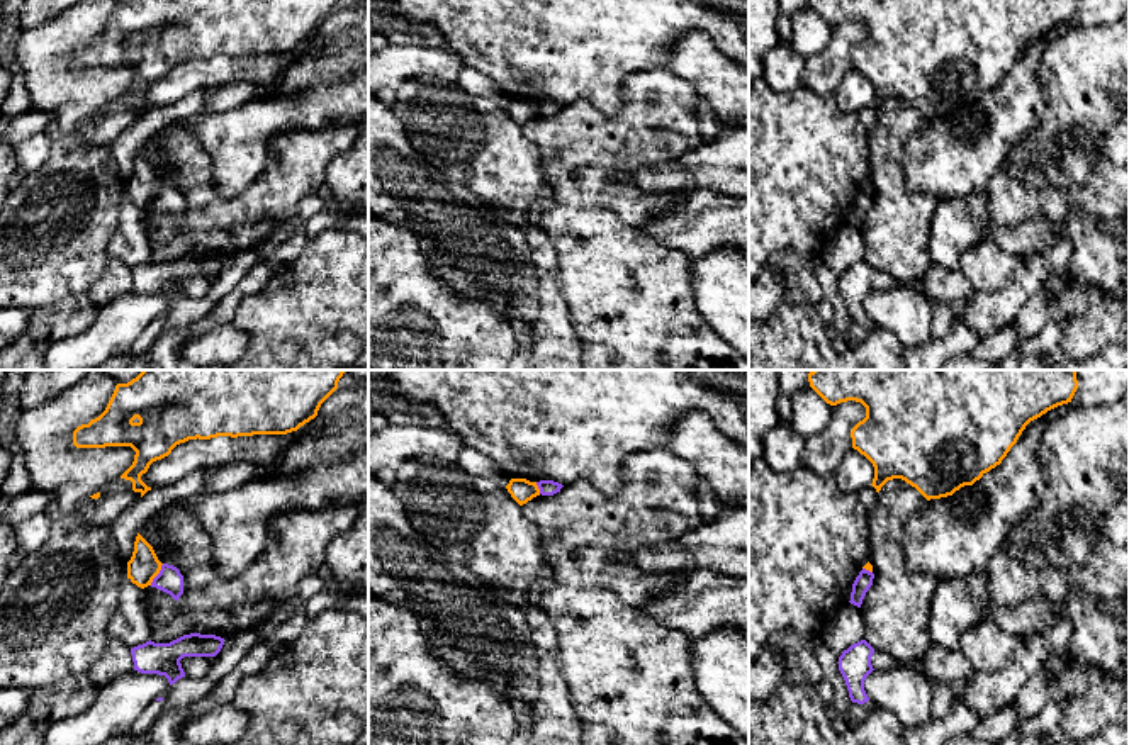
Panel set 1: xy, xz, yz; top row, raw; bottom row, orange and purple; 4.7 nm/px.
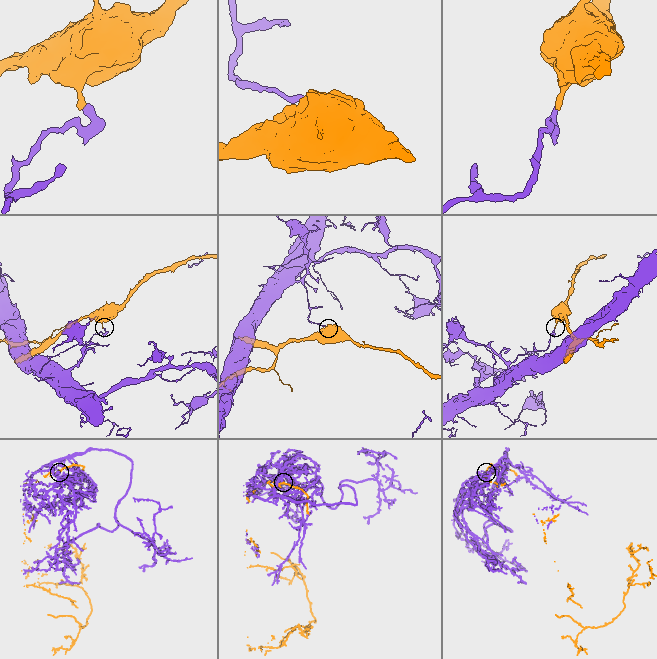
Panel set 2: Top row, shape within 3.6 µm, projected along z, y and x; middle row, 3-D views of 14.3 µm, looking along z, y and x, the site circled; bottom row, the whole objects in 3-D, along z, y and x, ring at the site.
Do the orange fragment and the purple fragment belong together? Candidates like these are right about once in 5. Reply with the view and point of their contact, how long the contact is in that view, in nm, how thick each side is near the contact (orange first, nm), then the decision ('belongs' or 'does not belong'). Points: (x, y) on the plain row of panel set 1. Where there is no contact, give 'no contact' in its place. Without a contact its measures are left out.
meets orange in xy at (158, 192); contact 120 nm long; 150 nm thick on the orange side, 120 nm on the other; does not belong

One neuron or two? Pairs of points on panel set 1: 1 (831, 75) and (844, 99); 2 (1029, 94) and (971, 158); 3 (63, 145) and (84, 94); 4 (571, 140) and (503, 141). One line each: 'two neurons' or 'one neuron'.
1: two neurons
2: one neuron
3: two neurons
4: two neurons

